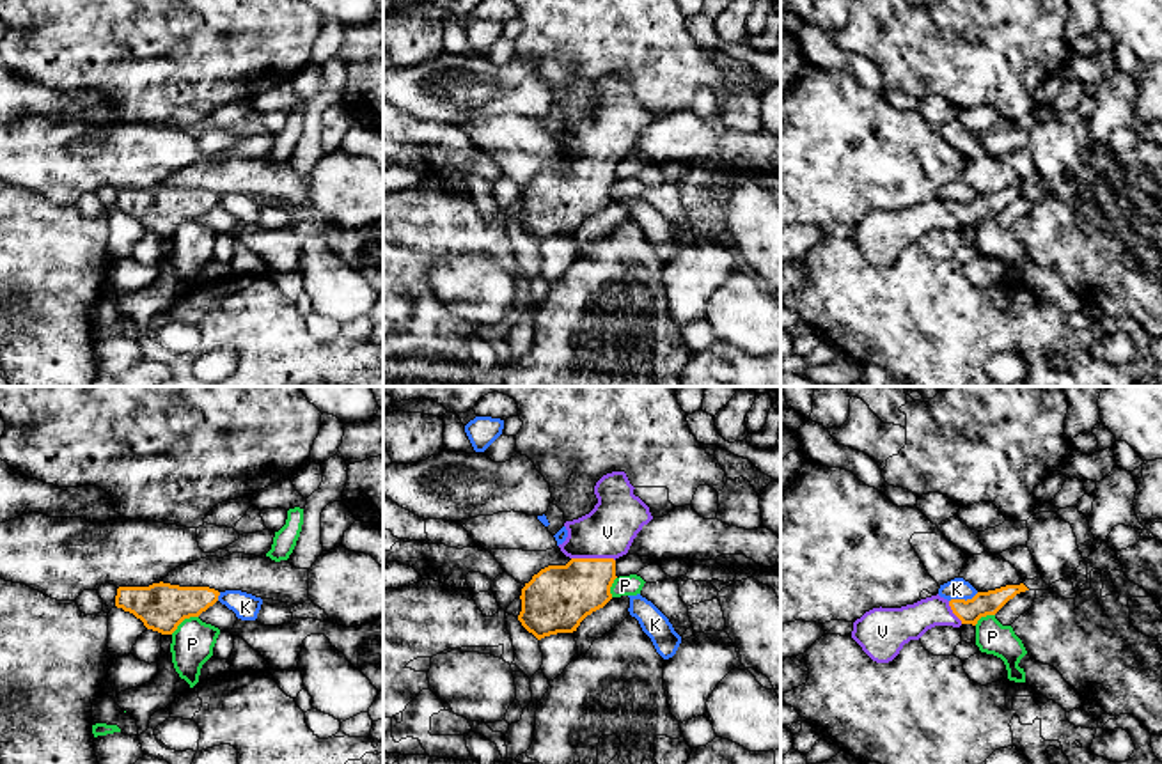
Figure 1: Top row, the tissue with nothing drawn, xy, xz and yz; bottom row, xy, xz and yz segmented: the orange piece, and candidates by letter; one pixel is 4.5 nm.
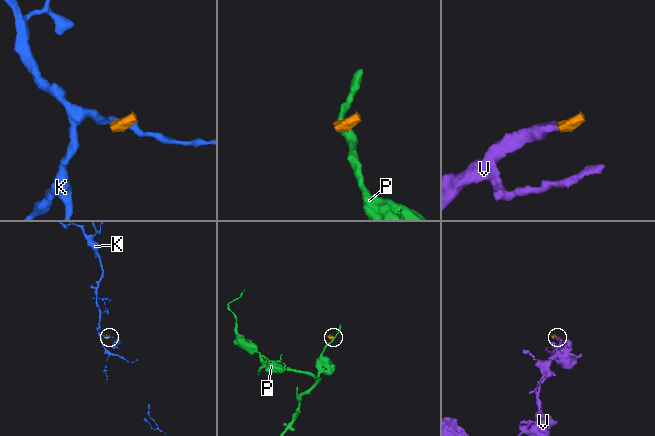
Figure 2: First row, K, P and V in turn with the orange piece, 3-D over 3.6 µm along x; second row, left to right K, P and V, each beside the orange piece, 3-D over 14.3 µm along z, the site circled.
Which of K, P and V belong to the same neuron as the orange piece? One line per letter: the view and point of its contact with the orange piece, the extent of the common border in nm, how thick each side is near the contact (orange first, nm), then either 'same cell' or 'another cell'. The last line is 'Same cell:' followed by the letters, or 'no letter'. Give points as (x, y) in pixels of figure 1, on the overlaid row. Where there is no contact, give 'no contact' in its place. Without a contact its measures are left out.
K: yz (964, 600) | 140 nm | 110/100 nm | another cell
P: xy (183, 619) | 150 nm | 220/190 nm | another cell
V: xz (593, 559) | 200 nm | 300/240 nm | same cell
Same cell: V

